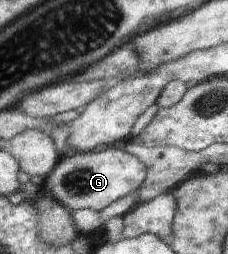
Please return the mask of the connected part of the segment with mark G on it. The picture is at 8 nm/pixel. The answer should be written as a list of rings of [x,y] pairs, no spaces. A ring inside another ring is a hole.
[[[114,145],[97,153],[69,152],[61,156],[54,172],[45,178],[42,188],[71,212],[82,209],[100,212],[116,199],[122,199],[139,189],[147,178],[145,163],[128,153],[122,145]]]

